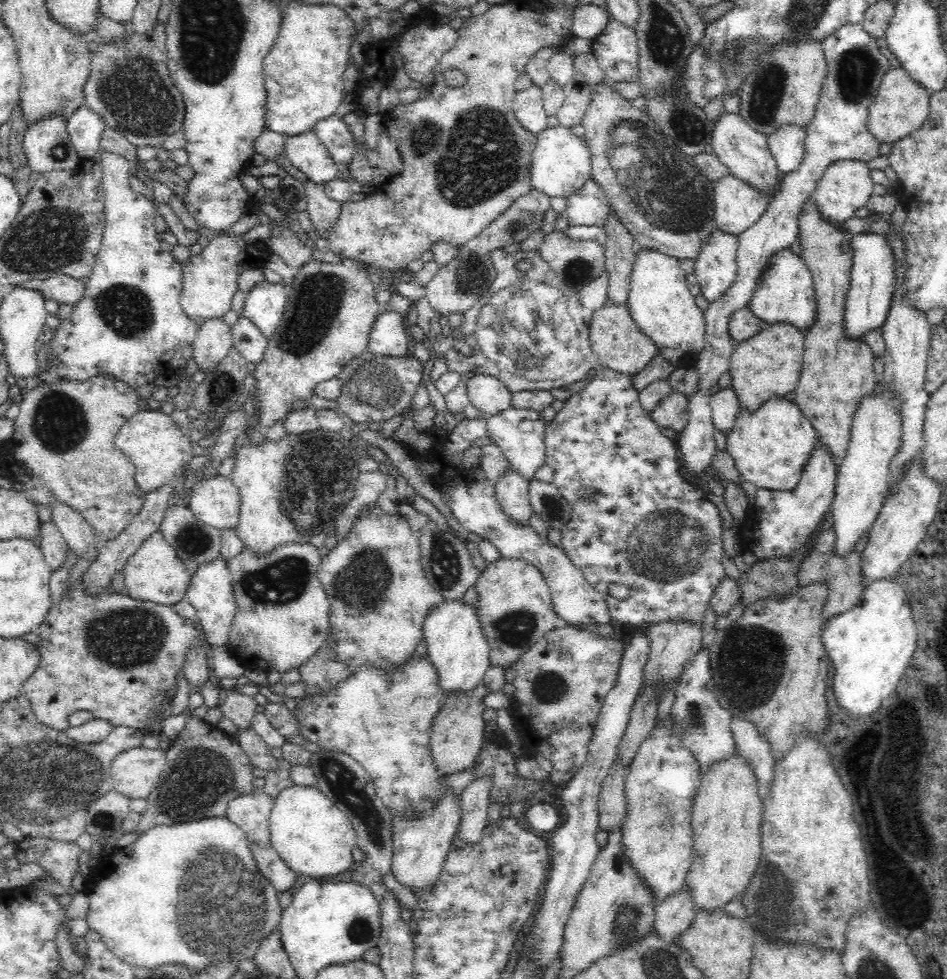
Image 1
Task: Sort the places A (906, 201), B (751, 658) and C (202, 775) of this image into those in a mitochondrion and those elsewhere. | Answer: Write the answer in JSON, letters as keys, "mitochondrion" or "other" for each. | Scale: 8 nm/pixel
{"A":"other","B":"mitochondrion","C":"mitochondrion"}

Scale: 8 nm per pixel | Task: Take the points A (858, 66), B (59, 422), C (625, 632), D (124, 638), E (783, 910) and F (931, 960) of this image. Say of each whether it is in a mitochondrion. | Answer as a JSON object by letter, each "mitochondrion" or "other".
{"A":"mitochondrion","B":"mitochondrion","C":"other","D":"mitochondrion","E":"mitochondrion","F":"other"}

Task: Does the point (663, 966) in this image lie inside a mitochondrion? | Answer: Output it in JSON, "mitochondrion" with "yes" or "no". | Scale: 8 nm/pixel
{"mitochondrion":"yes"}

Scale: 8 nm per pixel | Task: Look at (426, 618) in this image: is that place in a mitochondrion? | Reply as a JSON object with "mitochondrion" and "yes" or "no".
{"mitochondrion":"no"}

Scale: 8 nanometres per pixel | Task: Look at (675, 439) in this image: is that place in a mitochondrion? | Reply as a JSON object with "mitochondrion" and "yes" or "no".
{"mitochondrion":"no"}

